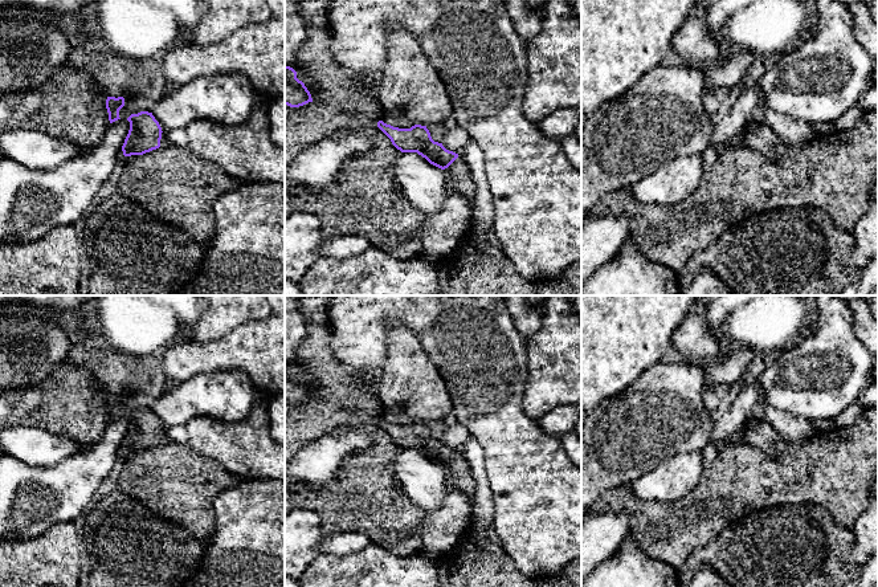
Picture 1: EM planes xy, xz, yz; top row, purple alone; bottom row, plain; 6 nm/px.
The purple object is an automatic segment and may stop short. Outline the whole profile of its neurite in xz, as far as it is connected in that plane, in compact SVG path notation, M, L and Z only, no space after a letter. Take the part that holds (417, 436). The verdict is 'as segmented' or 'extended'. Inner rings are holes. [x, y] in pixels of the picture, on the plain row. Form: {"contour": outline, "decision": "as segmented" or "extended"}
{"contour": "M379 417L377 424L401 449L417 449L430 461L441 465L446 476L446 488L465 493L473 506L475 481L462 452L446 447L442 440L434 439L426 423L415 421L411 425L399 425Z", "decision": "extended"}

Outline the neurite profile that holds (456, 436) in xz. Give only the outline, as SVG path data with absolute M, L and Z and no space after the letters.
M457 423L452 427L448 427L441 440L446 447L463 452L469 436L470 433L467 428Z

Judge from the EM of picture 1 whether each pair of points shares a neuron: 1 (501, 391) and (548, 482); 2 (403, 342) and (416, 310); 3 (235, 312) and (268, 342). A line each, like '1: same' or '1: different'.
1: same
2: different
3: different

